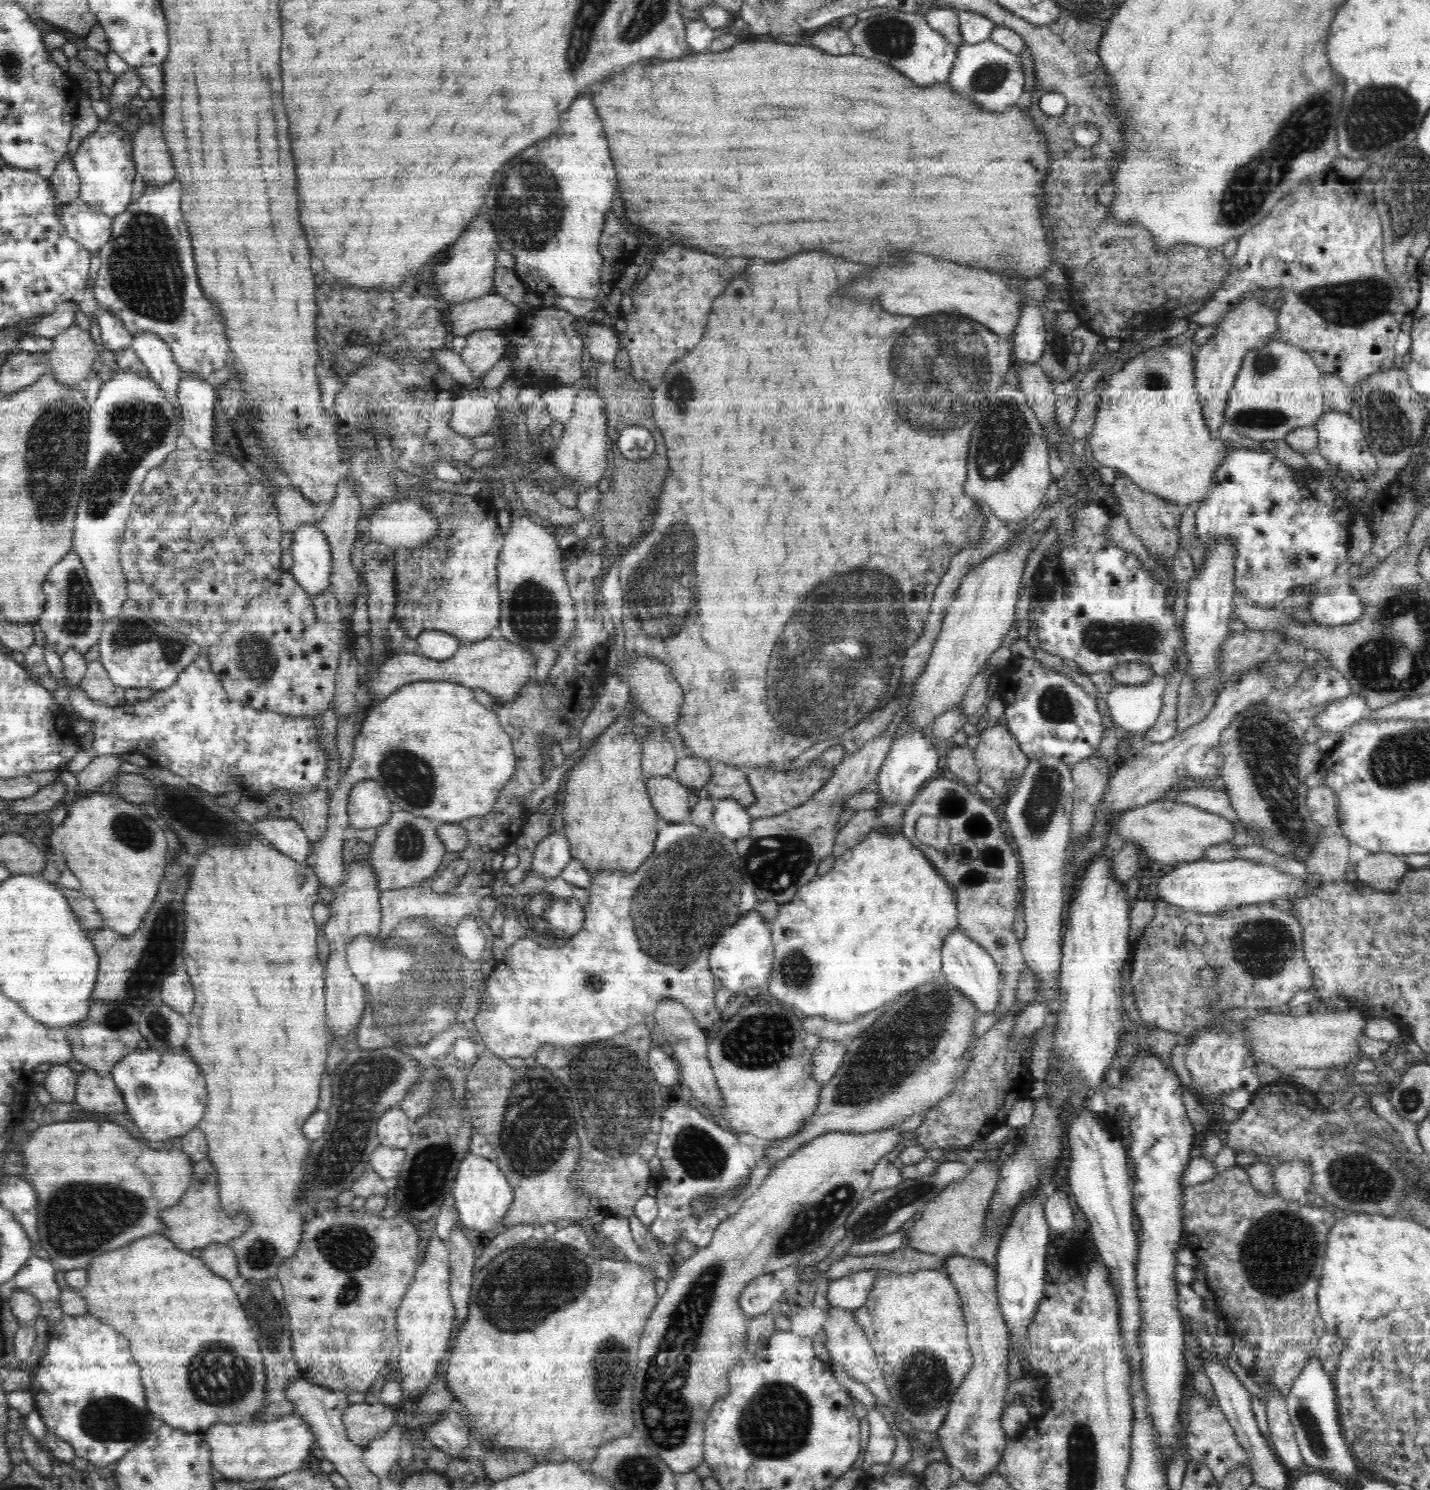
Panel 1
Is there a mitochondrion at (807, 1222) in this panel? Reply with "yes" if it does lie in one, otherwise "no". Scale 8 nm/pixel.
yes

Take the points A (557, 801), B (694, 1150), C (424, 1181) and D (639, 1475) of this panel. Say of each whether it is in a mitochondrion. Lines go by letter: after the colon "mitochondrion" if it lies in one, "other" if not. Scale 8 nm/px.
A: other
B: mitochondrion
C: mitochondrion
D: mitochondrion

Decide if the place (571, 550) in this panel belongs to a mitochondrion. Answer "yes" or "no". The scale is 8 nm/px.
no

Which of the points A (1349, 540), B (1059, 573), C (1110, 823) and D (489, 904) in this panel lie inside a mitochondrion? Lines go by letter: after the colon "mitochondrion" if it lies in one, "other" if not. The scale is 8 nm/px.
A: other
B: other
C: other
D: other

